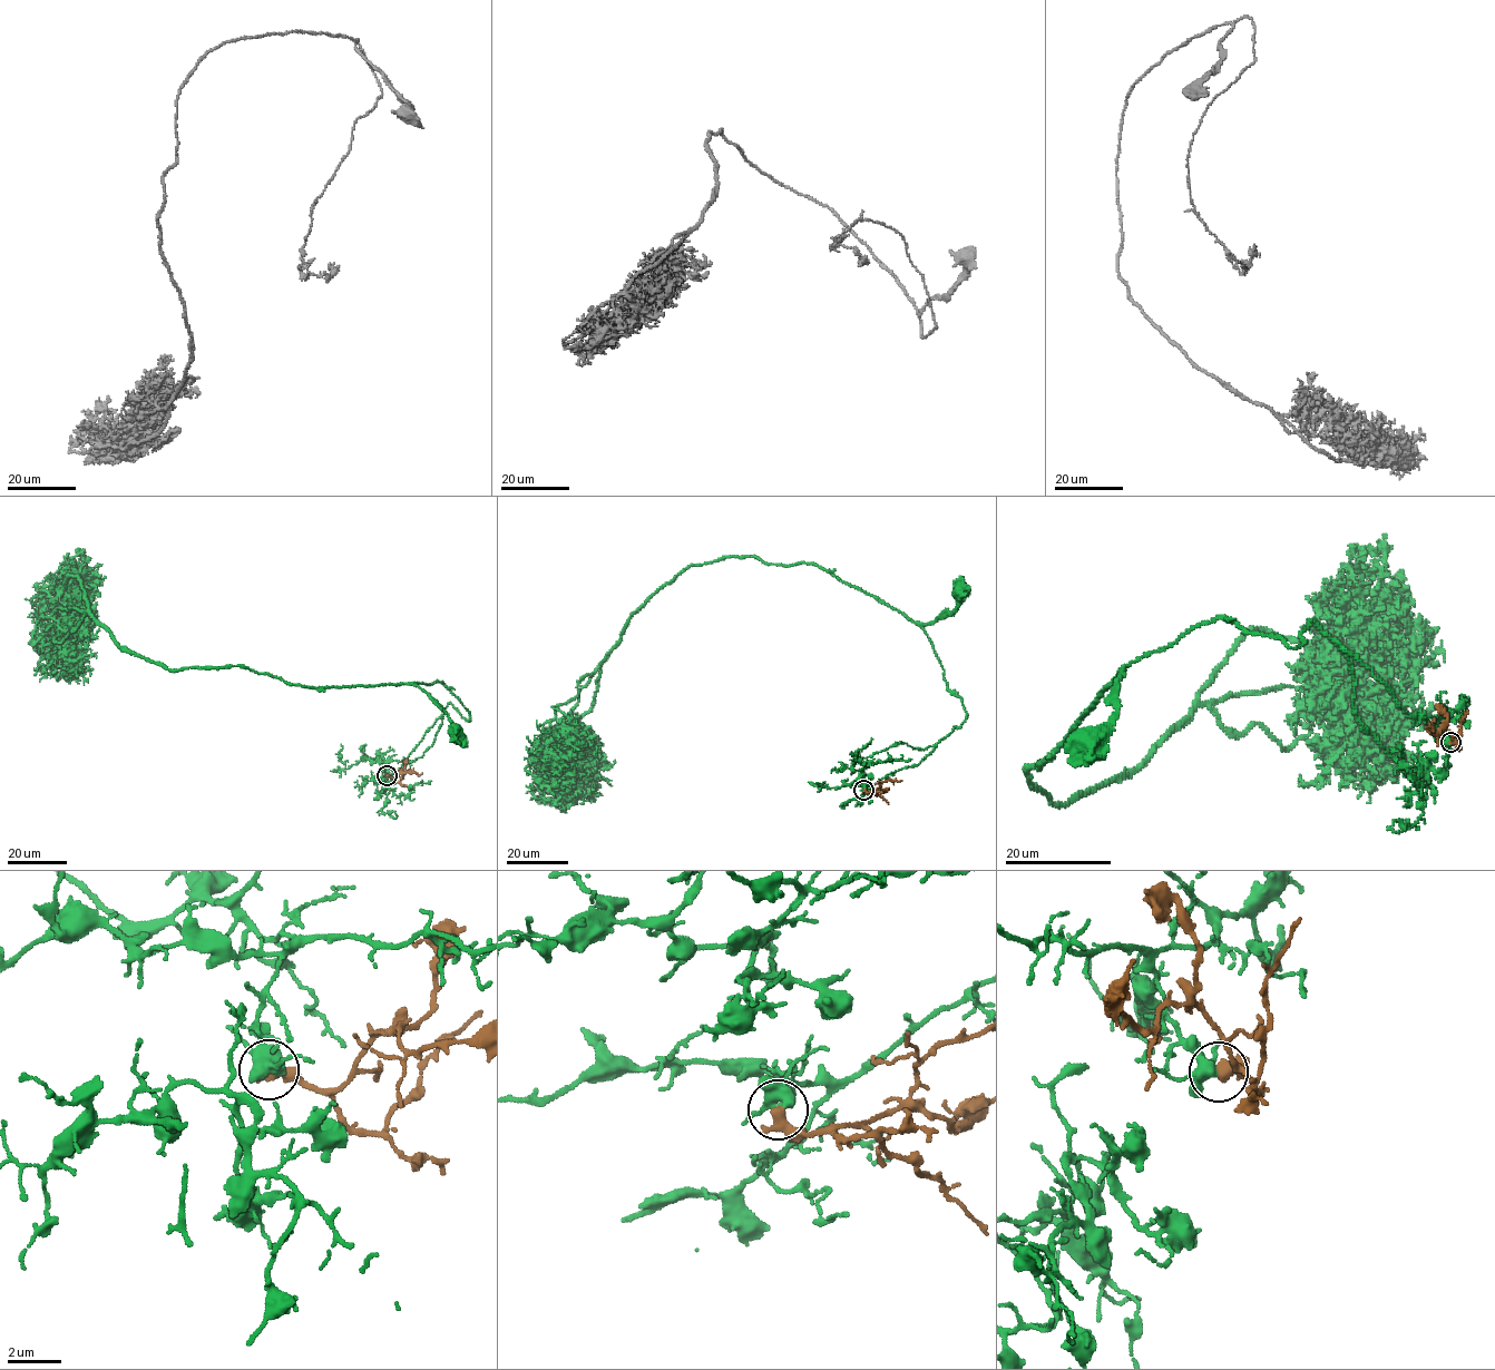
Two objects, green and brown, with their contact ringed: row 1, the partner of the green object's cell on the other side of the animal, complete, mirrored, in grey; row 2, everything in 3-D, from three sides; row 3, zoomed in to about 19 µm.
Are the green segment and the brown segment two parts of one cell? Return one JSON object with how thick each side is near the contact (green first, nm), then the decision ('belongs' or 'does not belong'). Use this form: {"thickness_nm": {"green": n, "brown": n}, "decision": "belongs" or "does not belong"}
{"thickness_nm": {"green": 420, "brown": 550}, "decision": "belongs"}

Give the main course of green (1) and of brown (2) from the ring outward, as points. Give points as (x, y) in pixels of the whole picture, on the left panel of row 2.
1: (387, 775), (391, 761), (421, 757), (449, 703), (470, 721), (442, 682), (414, 683), (457, 730)
2: (387, 775), (393, 778), (398, 771), (421, 773)

